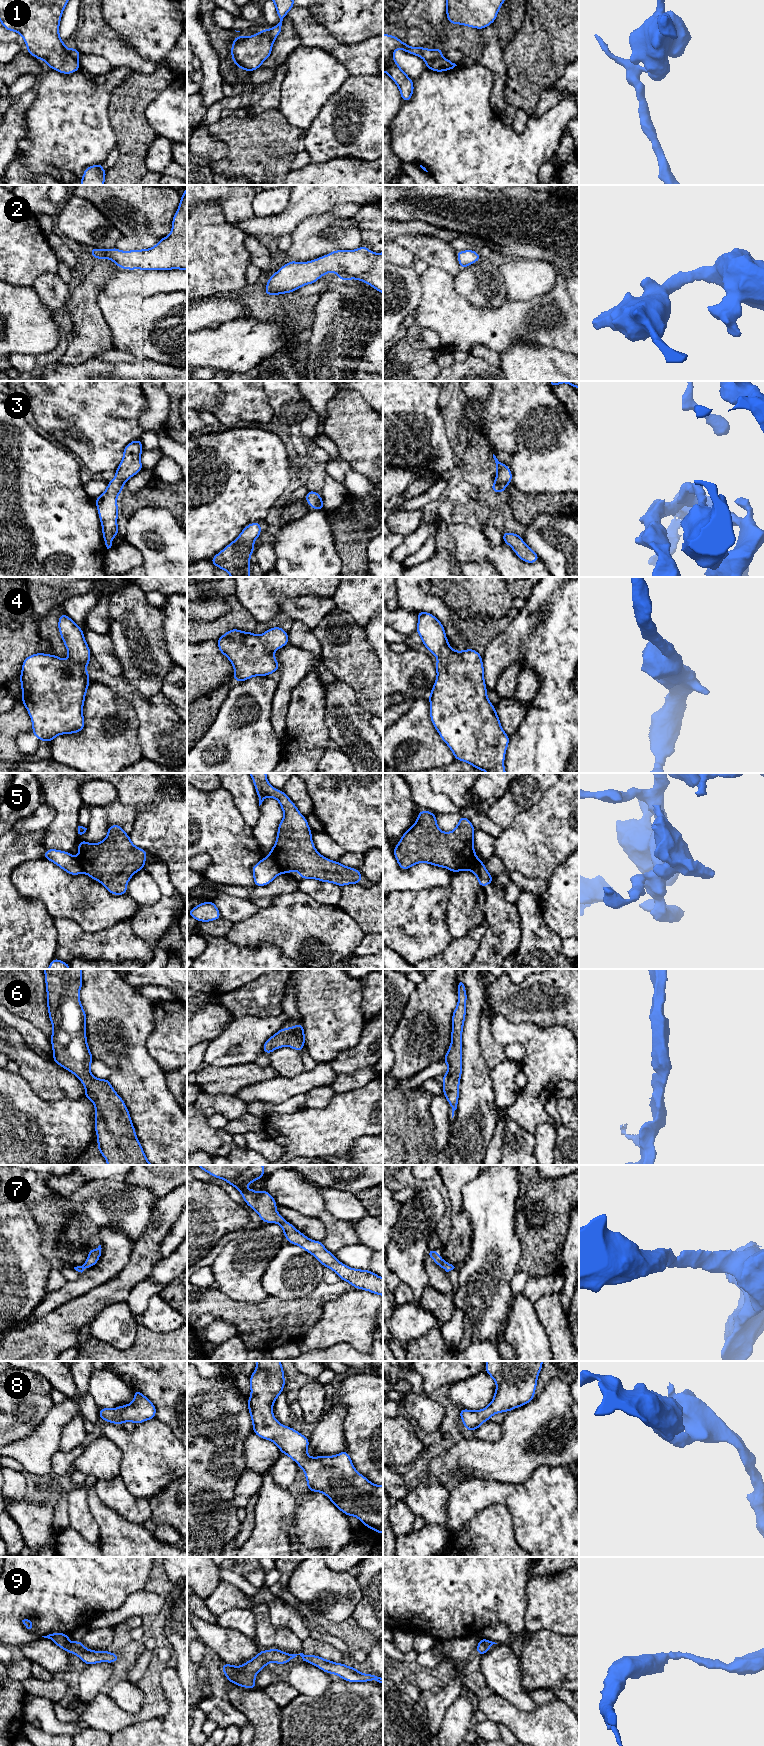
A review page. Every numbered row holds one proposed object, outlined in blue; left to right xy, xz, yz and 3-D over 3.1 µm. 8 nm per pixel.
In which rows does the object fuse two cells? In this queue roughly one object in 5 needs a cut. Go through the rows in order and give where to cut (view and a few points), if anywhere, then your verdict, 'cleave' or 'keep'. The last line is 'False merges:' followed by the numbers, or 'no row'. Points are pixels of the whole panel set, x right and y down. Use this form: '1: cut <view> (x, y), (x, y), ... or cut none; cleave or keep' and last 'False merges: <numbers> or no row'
1: cut yz (440, 56), (425, 60); cleave
2: cut none; keep
3: cut none; keep
4: cut none; keep
5: cut xz (270, 855), (282, 872); cleave
6: cut none; keep
7: cut none; keep
8: cut none; keep
9: cut none; keep
False merges: 1, 5

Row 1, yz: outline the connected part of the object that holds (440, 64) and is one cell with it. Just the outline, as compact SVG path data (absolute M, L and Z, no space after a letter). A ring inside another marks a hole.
M444 57L426 59L425 64L426 64L426 68L435 72L448 71L453 69L455 66L457 66L455 63Z

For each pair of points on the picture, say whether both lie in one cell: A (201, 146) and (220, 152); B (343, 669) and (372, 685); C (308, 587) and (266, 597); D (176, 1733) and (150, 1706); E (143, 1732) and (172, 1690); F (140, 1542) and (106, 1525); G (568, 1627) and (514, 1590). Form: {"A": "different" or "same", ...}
{"A": "same", "B": "same", "C": "same", "D": "different", "E": "same", "F": "same", "G": "different"}

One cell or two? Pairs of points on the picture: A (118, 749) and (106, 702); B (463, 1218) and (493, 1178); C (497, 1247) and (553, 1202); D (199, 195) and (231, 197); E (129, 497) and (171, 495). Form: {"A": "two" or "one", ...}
{"A": "one", "B": "two", "C": "two", "D": "one", "E": "one"}

